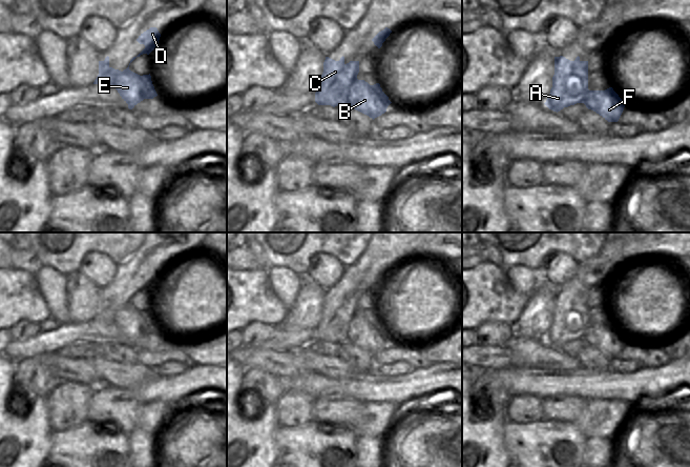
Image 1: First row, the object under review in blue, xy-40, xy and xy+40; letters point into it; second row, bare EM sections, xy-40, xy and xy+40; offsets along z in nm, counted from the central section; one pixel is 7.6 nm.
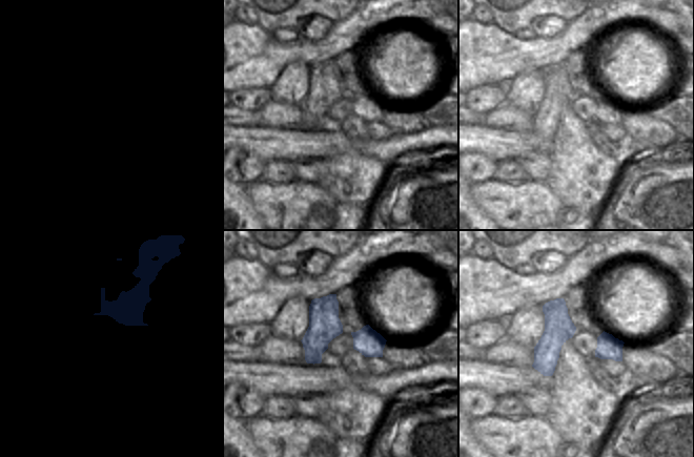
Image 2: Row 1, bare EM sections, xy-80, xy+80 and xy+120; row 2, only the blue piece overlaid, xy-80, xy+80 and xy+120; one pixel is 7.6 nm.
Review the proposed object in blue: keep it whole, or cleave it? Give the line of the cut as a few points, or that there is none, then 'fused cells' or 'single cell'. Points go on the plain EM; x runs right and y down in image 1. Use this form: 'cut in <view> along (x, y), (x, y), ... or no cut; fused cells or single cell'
cut in xy+40 along (579, 297), (579, 311), (581, 320), (586, 327), (584, 338); fused cells

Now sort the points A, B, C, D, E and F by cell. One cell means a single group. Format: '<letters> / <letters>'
A C / B D E F

